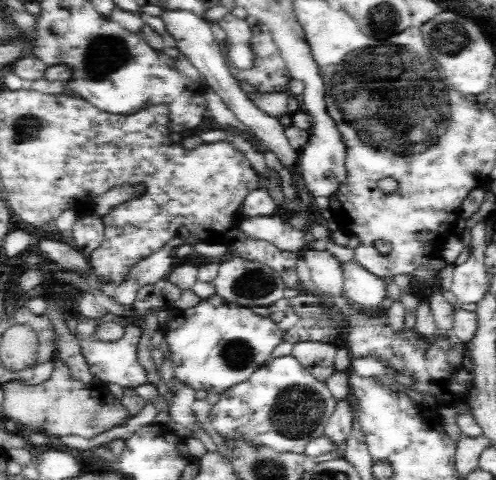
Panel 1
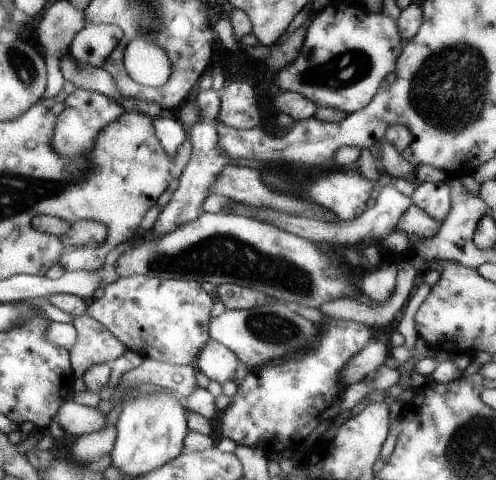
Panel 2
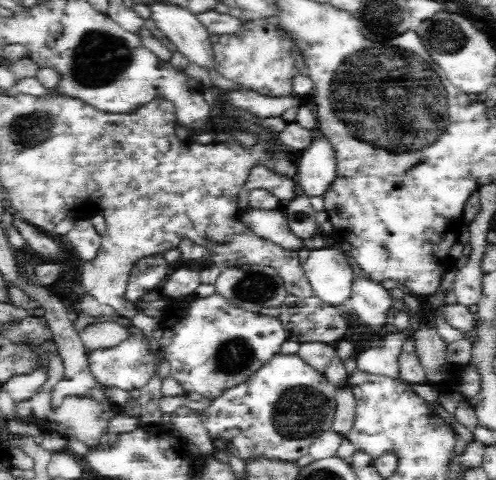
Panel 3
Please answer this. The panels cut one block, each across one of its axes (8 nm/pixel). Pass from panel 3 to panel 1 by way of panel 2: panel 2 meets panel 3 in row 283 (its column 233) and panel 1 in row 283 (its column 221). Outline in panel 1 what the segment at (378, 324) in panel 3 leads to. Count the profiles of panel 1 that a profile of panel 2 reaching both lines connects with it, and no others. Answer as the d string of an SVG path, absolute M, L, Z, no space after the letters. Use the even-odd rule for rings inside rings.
M358 260L340 262L342 276L344 276L344 292L342 296L350 302L356 302L366 312L380 312L382 302L386 300L386 286L384 280L370 274Z

